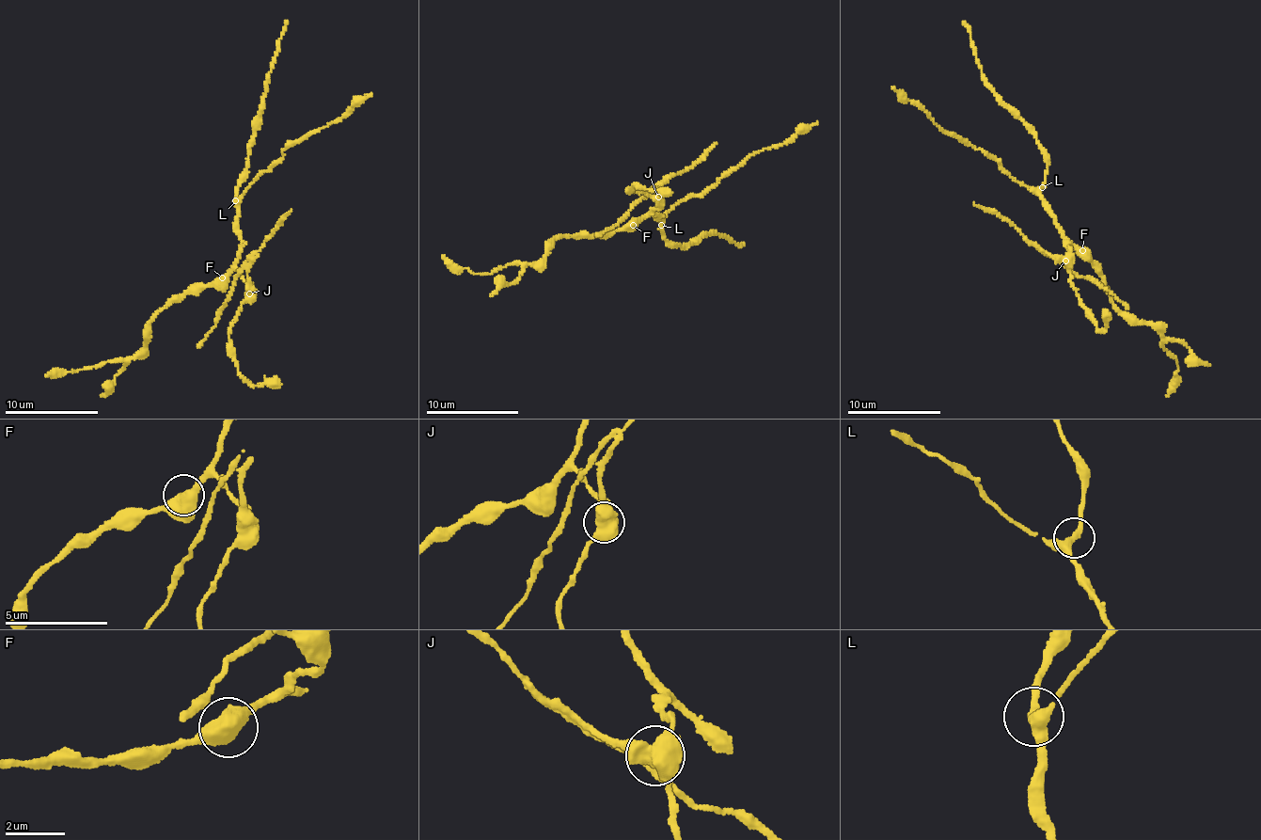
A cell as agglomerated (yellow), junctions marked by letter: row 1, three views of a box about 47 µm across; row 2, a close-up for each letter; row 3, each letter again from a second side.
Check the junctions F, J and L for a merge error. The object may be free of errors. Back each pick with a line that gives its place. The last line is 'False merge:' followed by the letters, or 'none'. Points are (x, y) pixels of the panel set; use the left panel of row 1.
J: at (249, 293)
False merge: J

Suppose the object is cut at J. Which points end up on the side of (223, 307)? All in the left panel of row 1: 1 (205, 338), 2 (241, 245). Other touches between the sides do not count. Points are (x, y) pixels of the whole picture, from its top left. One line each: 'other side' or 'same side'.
1: same side
2: other side

